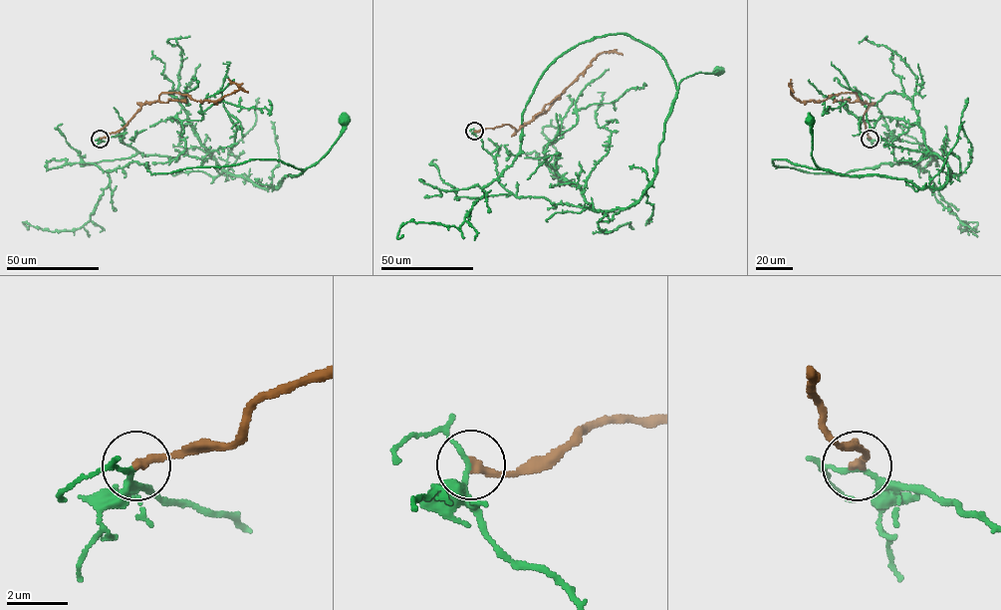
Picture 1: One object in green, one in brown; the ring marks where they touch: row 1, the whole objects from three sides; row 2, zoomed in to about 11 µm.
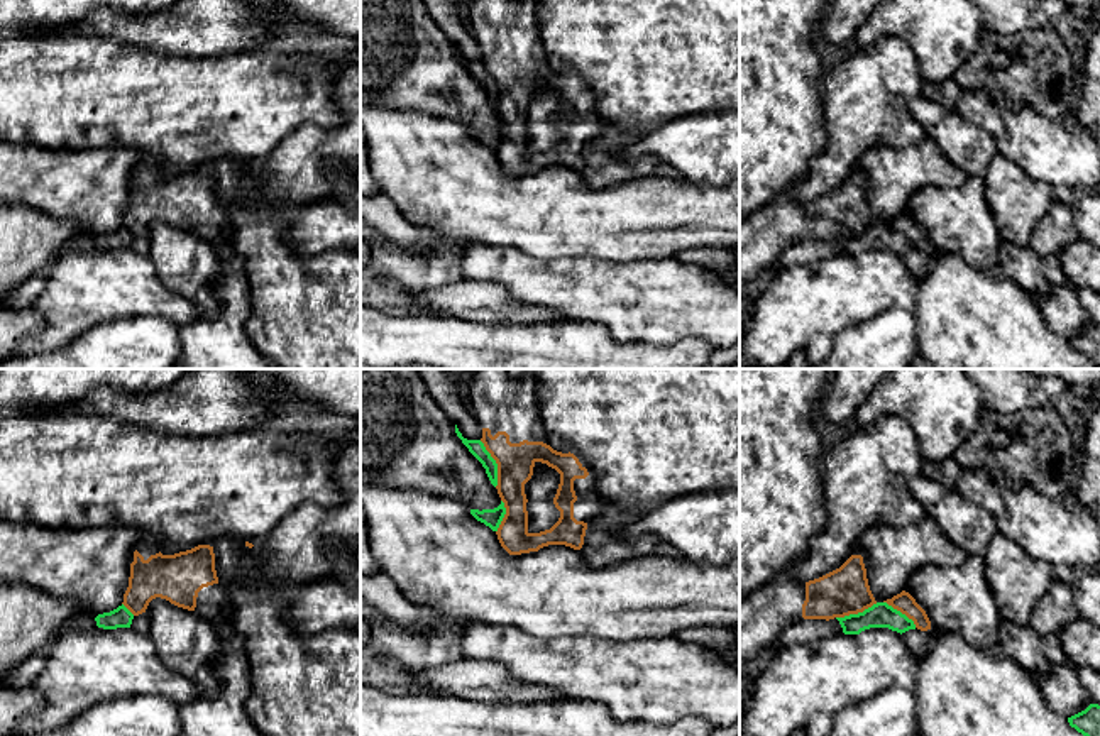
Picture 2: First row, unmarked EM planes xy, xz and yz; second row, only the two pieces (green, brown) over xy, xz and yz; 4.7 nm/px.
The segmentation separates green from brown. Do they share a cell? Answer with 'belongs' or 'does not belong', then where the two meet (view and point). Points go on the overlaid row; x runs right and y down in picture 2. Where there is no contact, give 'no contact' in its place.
does not belong; contact xz (496, 464)

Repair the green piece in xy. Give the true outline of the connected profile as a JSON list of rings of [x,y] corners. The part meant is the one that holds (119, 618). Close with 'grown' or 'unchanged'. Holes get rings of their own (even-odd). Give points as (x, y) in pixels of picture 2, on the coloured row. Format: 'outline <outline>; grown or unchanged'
outline [[[124,604],[95,618],[96,626],[103,629],[130,628],[132,619],[134,614]]]; unchanged

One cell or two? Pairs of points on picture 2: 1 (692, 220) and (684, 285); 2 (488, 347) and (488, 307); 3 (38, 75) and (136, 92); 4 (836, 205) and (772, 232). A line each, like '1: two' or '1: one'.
1: two
2: two
3: one
4: one

